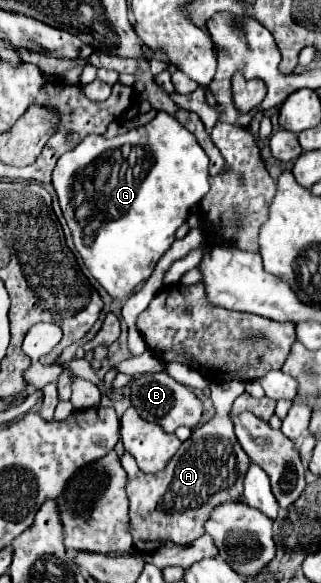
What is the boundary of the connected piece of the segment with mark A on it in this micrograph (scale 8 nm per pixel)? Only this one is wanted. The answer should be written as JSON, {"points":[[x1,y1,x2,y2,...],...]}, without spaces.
{"points":[[229,381,229,383,211,383,211,397,213,405,217,409,217,415,207,421,203,427,193,429,191,437,183,441,177,455,171,457,167,467,159,473,143,473,131,453,123,453,121,465,129,479,127,479,127,497,129,497,129,513,131,513,131,535,133,543,145,543,145,553,153,553,153,549,159,549,163,543,173,541,179,545,189,545,191,541,199,539,205,533,205,521,209,519,211,511,227,501,243,501,243,479,249,469,249,457,241,449,235,431,233,421,229,417,231,403,237,395,245,391,243,381]]}

